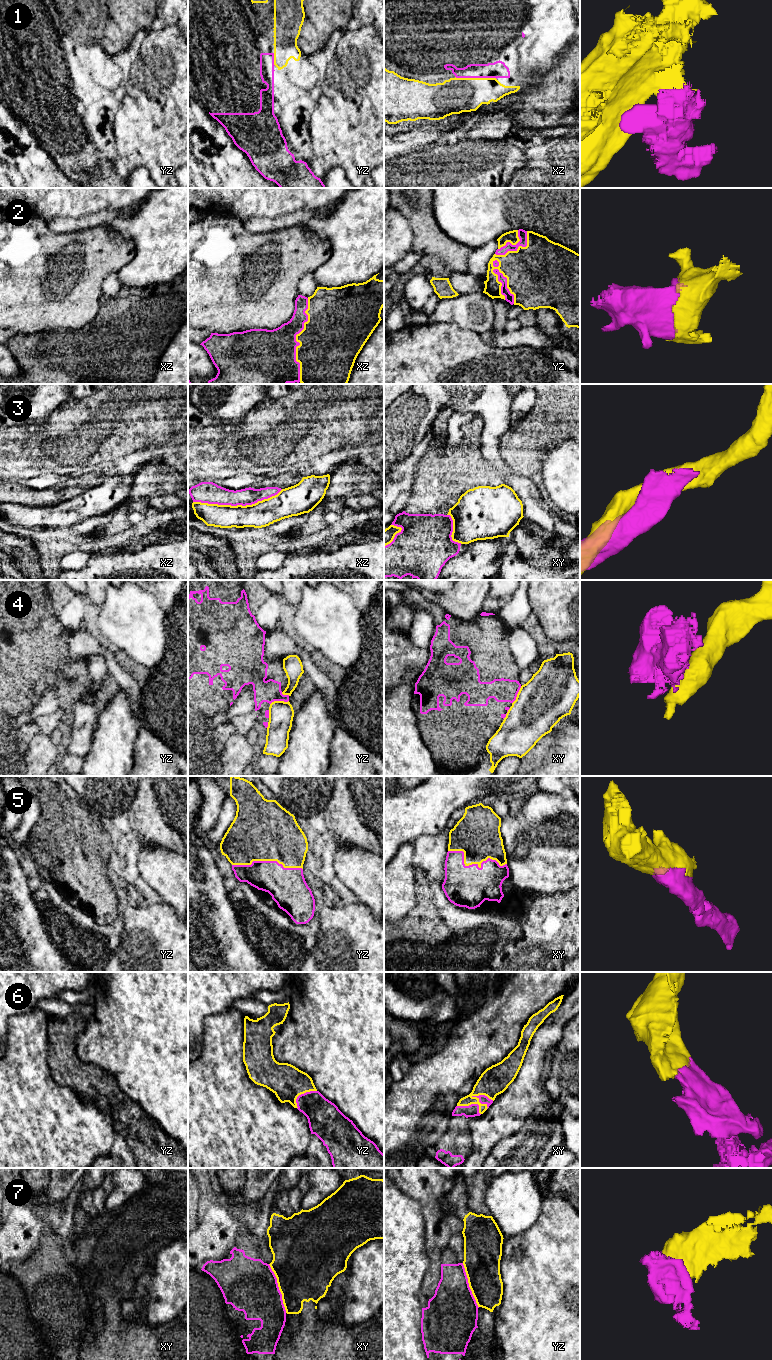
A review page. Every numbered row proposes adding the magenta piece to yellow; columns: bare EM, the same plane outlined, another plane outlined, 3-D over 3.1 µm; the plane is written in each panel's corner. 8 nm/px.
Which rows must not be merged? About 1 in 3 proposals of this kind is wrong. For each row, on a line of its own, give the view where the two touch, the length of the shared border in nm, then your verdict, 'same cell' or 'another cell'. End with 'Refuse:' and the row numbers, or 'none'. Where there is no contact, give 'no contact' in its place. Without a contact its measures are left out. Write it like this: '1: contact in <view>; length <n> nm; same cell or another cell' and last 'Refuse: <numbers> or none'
1: contact in xz; length 340 nm; same cell
2: contact in yz; length 400 nm; same cell
3: contact in xz; length 750 nm; another cell
4: contact in yz; length 160 nm; another cell
5: contact in xy; length 480 nm; same cell
6: contact in xy; length 190 nm; same cell
7: contact in xy; length 420 nm; another cell
Refuse: 3, 4, 7

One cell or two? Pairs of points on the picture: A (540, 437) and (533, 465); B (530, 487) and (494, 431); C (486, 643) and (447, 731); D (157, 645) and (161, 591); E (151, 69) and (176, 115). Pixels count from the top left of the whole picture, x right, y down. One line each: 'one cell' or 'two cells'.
A: one cell
B: one cell
C: one cell
D: two cells
E: one cell

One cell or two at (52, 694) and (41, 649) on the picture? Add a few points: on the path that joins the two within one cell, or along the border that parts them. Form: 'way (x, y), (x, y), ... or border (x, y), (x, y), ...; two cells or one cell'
border (55, 683), (50, 684), (46, 688), (36, 704); two cells

